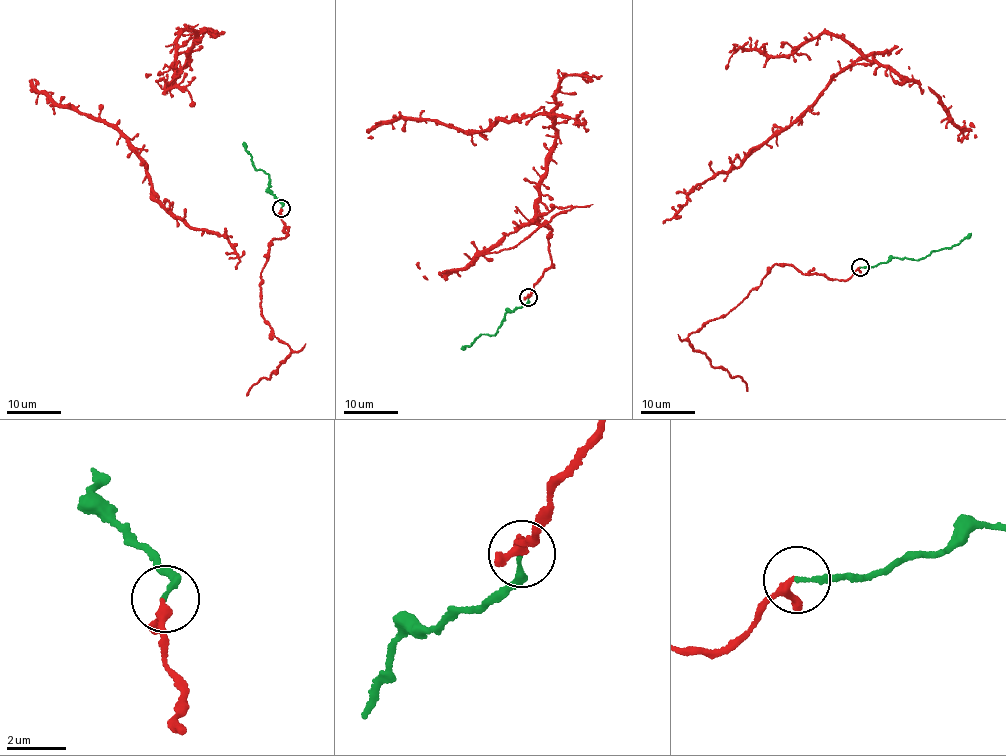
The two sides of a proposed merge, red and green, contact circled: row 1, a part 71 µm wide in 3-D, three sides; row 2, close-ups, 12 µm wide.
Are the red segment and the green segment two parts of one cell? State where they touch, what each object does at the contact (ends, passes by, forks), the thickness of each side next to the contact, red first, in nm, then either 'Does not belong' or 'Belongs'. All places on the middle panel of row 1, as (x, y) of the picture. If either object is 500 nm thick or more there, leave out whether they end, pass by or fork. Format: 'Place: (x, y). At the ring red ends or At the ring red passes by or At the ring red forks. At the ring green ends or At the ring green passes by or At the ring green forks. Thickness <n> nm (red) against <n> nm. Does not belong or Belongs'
Place: (528, 297). At the ring red passes by. At the ring green ends. Thickness 220 nm (red) against 150 nm. Belongs

